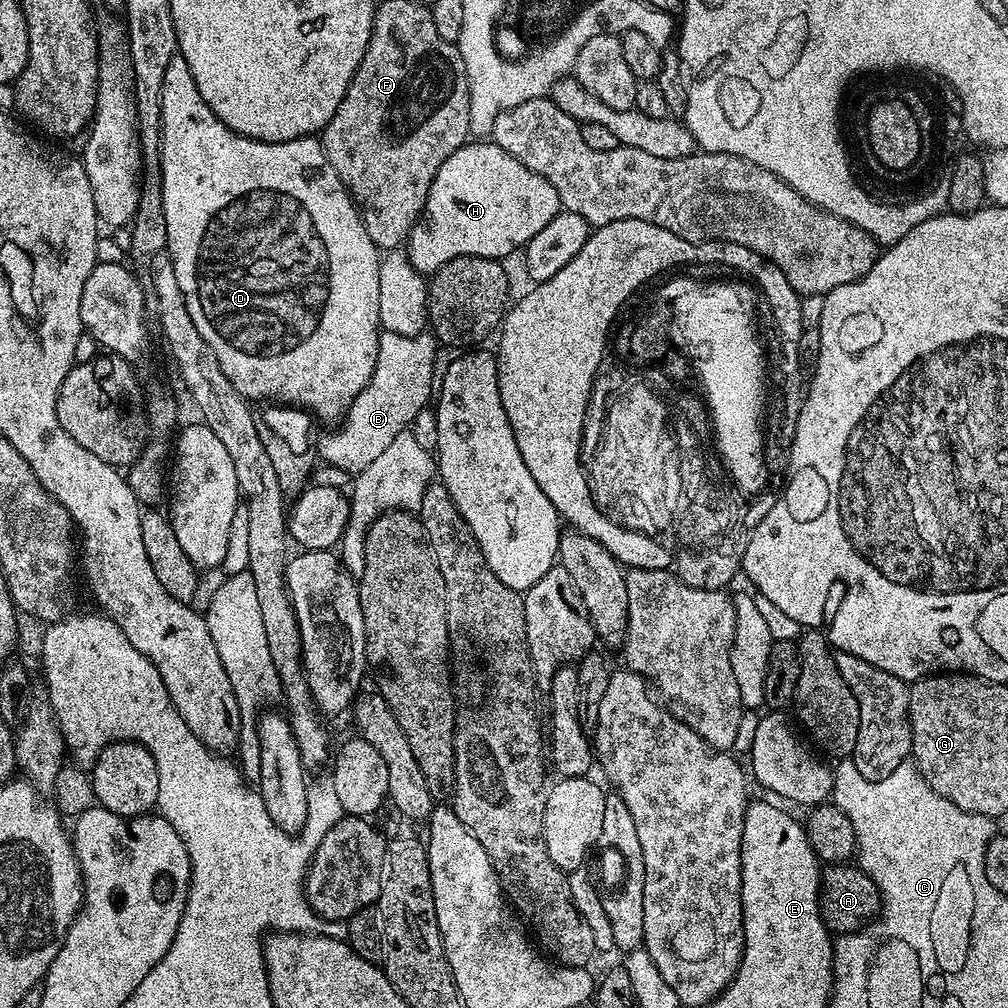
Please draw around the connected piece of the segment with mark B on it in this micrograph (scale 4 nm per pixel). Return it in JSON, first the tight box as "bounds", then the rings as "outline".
{"bounds":[319,331,438,474],"outline":[[[381,331],[374,374],[348,407],[340,430],[326,433],[321,440],[319,437],[319,459],[337,464],[344,472],[357,474],[380,457],[398,434],[409,431],[418,412],[429,407],[434,396],[432,375],[436,372],[436,348],[438,341],[431,334],[407,336]]]}

